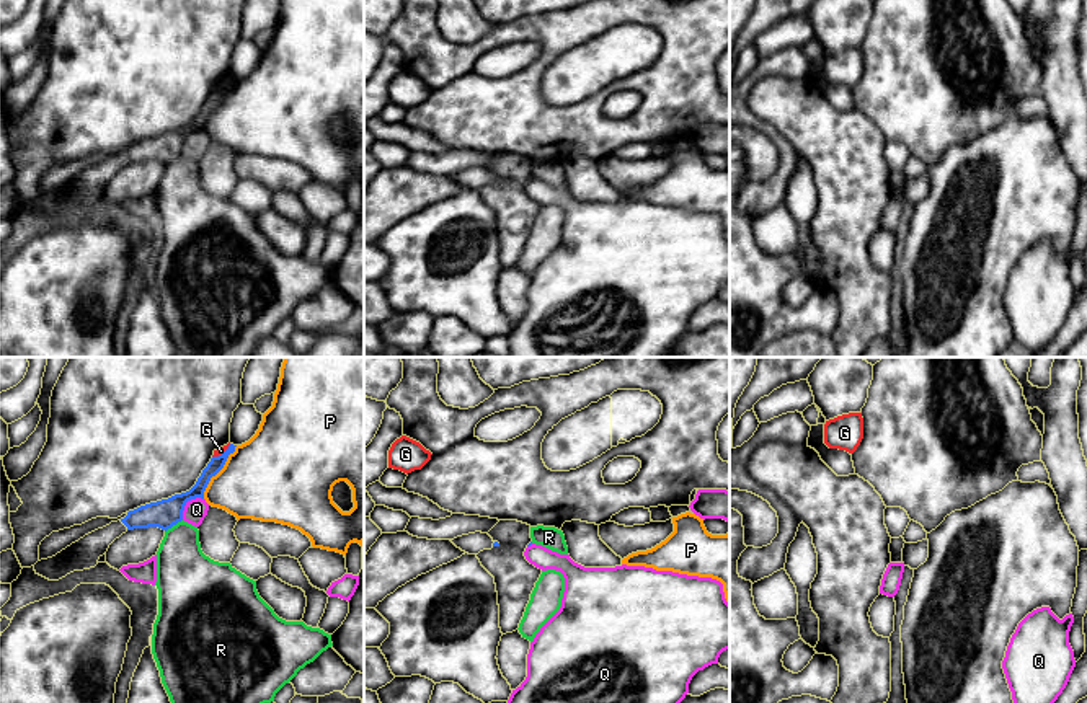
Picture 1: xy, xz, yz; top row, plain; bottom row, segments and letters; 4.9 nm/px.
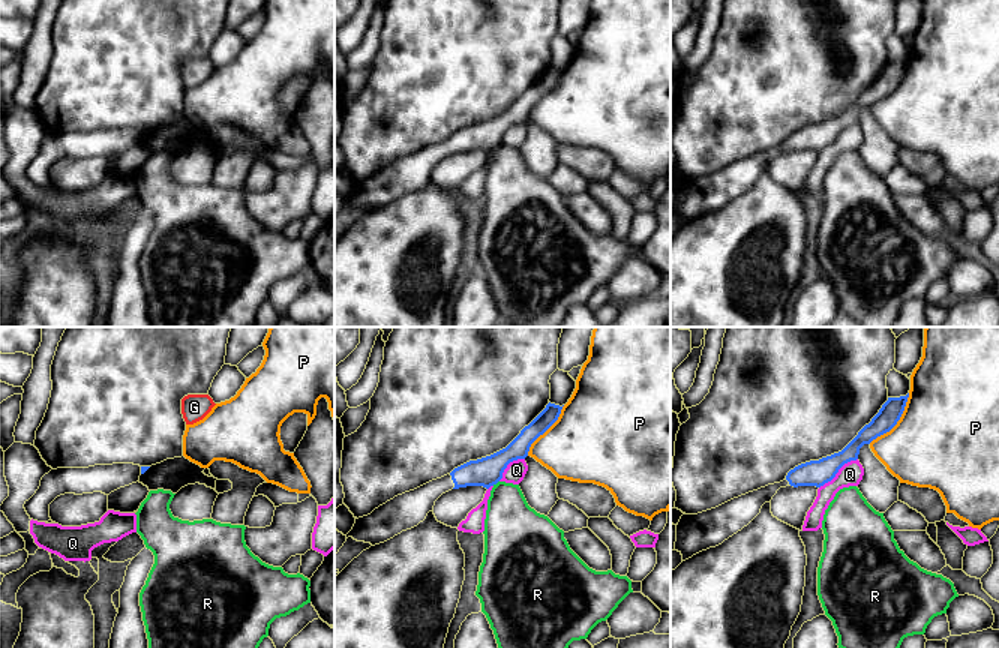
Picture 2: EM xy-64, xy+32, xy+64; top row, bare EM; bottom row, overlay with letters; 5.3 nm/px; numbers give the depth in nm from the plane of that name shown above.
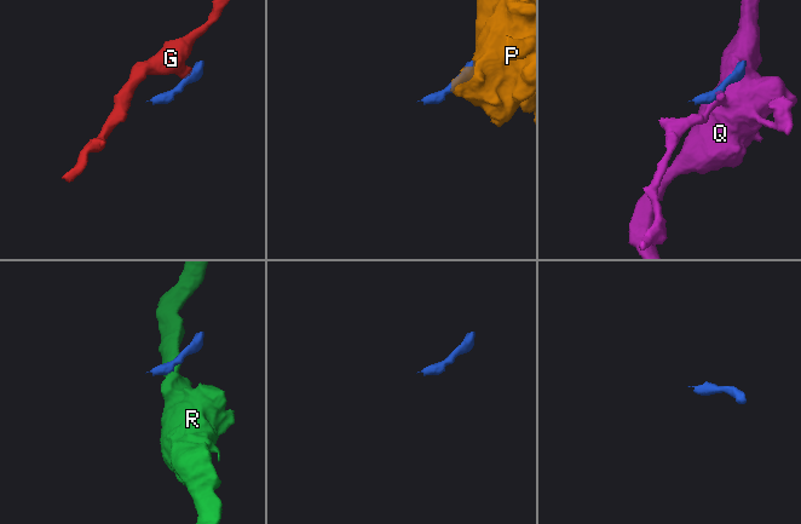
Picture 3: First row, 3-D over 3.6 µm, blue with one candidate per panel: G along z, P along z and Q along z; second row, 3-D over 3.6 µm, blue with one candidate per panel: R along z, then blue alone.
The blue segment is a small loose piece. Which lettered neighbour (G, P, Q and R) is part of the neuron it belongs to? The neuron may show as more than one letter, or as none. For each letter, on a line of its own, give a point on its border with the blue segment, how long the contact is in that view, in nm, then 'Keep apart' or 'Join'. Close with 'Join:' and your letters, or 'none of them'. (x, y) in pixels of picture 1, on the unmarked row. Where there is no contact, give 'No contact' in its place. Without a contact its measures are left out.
G: Touches blue at xy (222, 88). Shared border 120 nm. Keep apart
P: Touches blue at xy (217, 106). Shared border 320 nm. Keep apart
Q: Touches blue at xy (186, 136). Shared border 160 nm. Keep apart
R: Touches blue at xy (173, 159). Shared border 110 nm. Keep apart
Join: none of them

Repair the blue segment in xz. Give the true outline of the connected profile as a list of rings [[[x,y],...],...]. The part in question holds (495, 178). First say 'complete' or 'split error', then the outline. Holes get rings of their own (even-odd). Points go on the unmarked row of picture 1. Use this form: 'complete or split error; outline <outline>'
split error; outline [[[481,166],[462,170],[450,176],[468,189],[478,189],[483,184],[491,184],[493,181],[499,181],[499,178],[495,176],[488,168]]]

